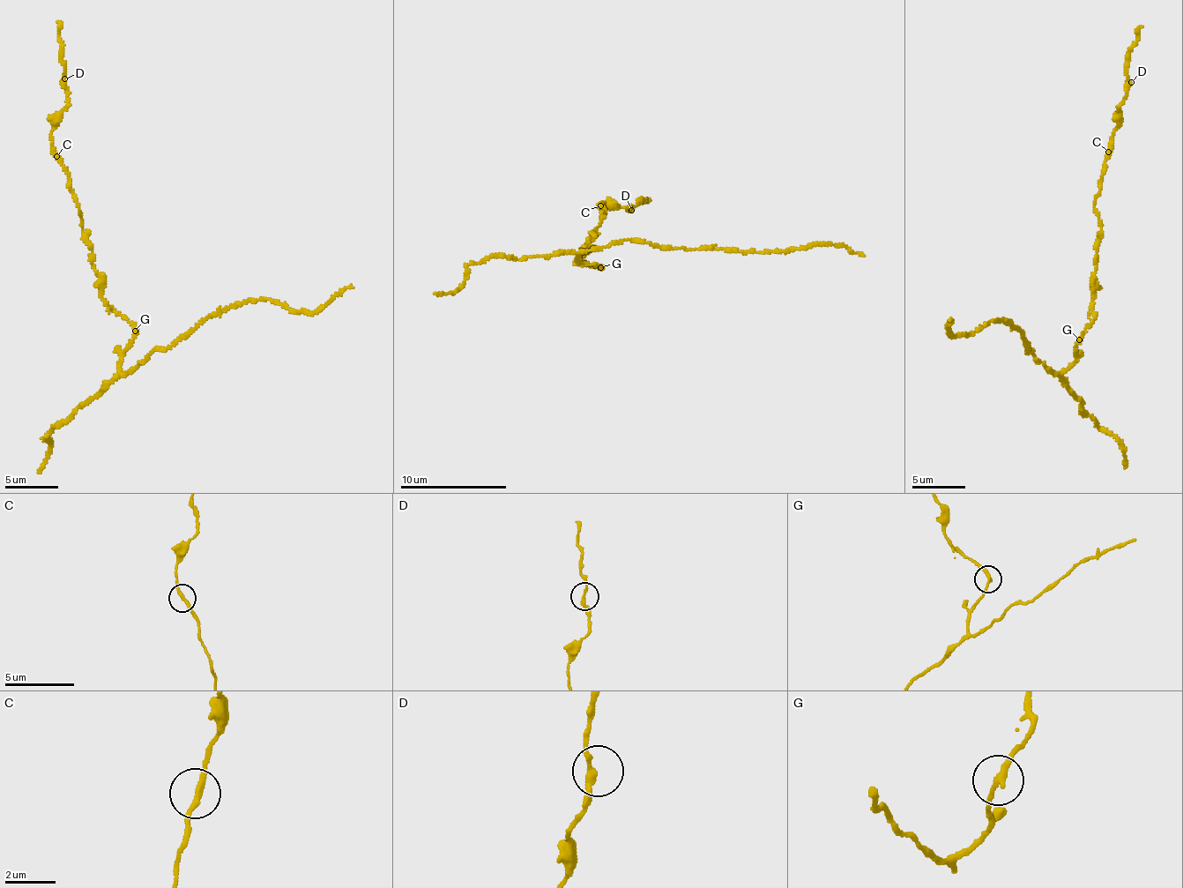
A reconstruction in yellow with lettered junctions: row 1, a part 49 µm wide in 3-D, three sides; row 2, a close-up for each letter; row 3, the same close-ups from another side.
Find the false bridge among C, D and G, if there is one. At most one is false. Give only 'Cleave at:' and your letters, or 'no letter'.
Cleave at: G

